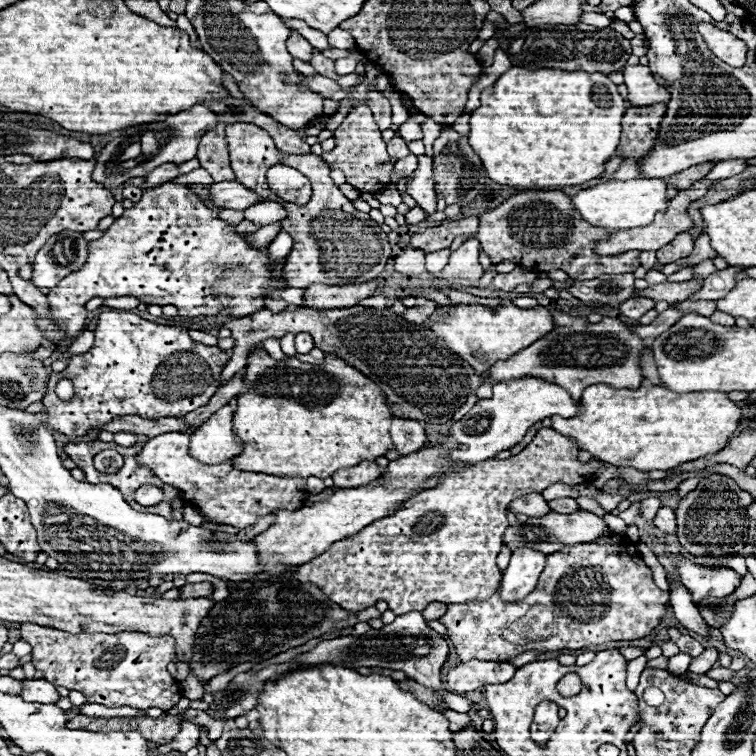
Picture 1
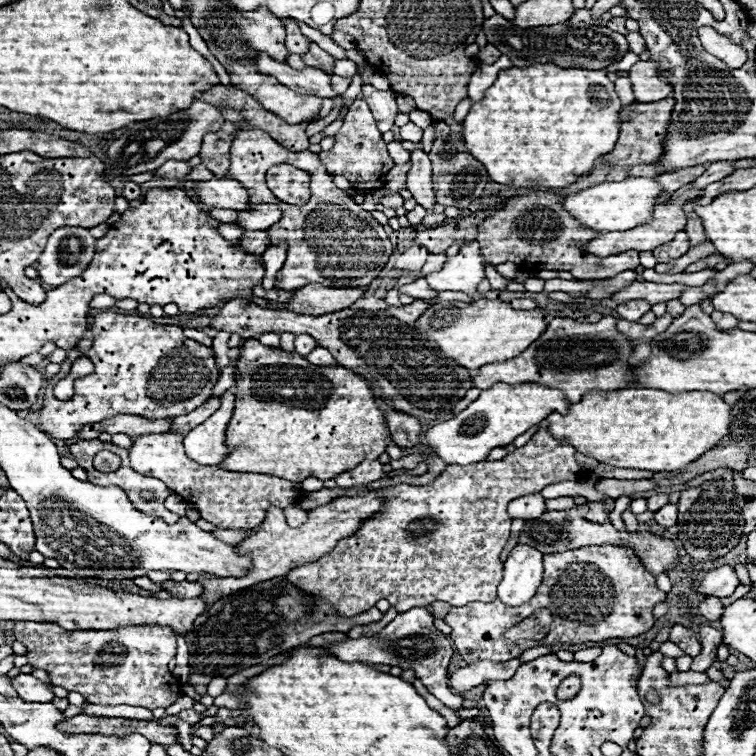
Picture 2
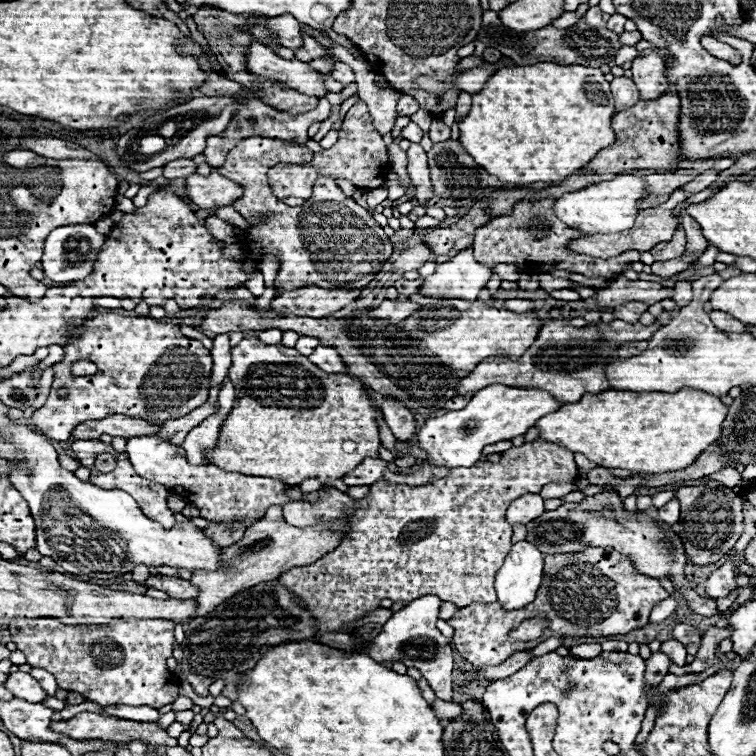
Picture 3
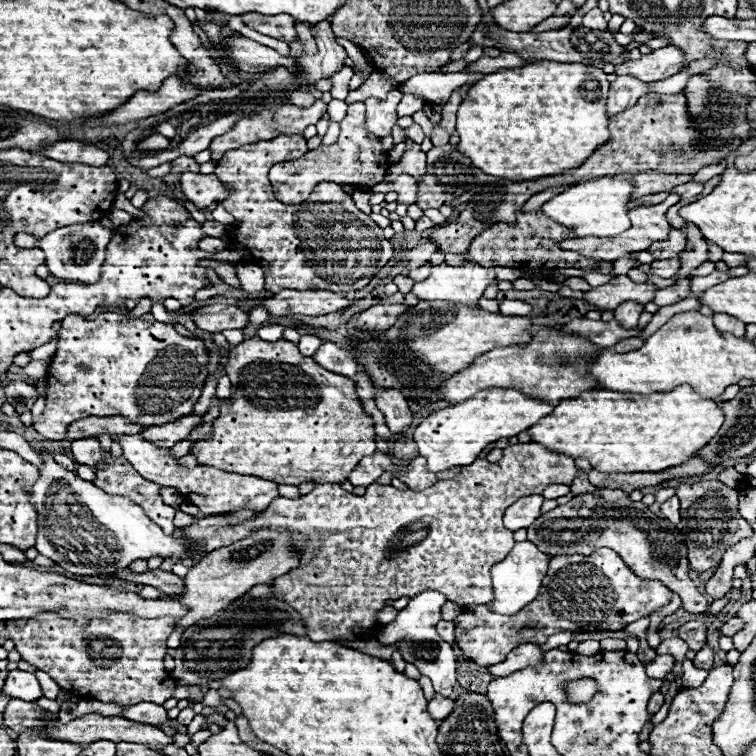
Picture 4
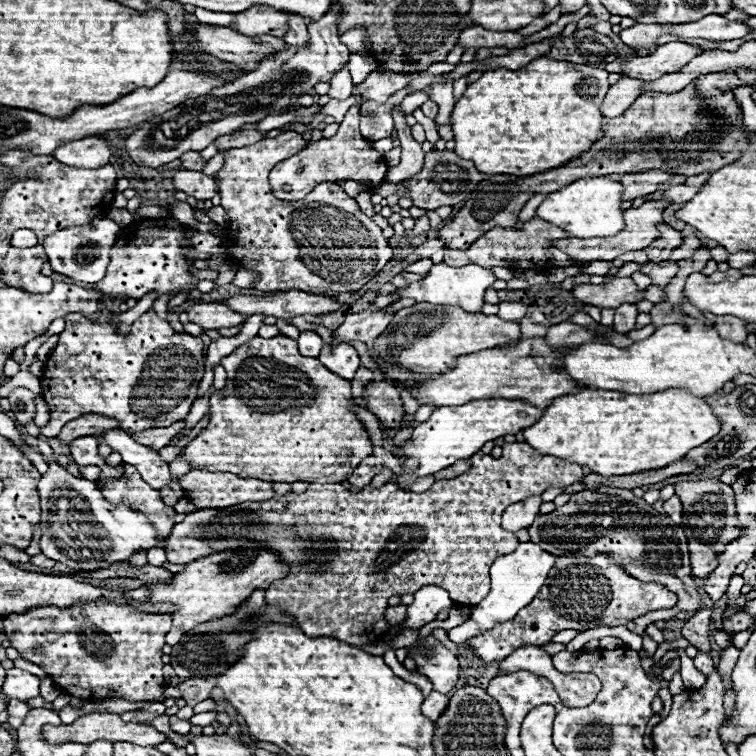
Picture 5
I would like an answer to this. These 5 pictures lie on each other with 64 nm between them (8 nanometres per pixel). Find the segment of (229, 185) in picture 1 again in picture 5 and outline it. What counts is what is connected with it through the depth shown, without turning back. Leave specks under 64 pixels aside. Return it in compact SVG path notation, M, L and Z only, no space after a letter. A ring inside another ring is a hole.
M178 170L174 176L174 186L180 192L186 192L188 196L206 202L212 200L218 194L218 186L214 176L206 176L202 172L194 170Z

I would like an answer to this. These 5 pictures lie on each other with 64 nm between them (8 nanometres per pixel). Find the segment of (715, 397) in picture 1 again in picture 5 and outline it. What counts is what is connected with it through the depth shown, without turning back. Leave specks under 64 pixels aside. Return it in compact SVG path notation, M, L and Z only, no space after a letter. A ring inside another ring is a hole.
M584 388L578 394L556 398L544 416L524 430L524 438L542 454L588 466L600 476L624 476L658 470L682 460L692 448L716 436L720 424L710 404L688 394L688 390L624 394Z

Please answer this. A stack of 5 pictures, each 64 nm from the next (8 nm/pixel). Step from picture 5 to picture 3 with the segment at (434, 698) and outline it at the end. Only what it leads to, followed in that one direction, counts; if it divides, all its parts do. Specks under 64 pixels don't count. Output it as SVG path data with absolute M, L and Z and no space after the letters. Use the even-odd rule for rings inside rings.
M436 700L436 704L434 704L432 708L434 708L434 712L436 712L440 718L444 718L444 720L458 718L458 716L464 712L460 704L456 704L456 702L442 702L442 700Z

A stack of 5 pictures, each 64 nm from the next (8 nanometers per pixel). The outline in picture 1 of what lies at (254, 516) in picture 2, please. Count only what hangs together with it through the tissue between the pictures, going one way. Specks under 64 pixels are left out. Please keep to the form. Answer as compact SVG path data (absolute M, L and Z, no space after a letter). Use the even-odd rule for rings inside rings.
M168 432L150 438L138 454L138 464L148 466L164 484L176 486L184 500L198 506L198 510L210 522L222 522L236 528L254 524L260 516L272 514L272 510L298 510L308 500L306 480L288 478L260 472L242 472L232 462L202 464L188 454L188 434Z

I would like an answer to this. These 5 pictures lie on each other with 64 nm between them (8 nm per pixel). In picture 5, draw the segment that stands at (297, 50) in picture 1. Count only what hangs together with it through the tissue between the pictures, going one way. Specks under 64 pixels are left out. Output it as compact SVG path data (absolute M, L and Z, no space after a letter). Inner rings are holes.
M254 6L252 10L234 14L236 22L232 30L238 30L240 34L258 36L258 34L272 34L282 38L288 32L288 16L284 12L264 10L262 6Z

